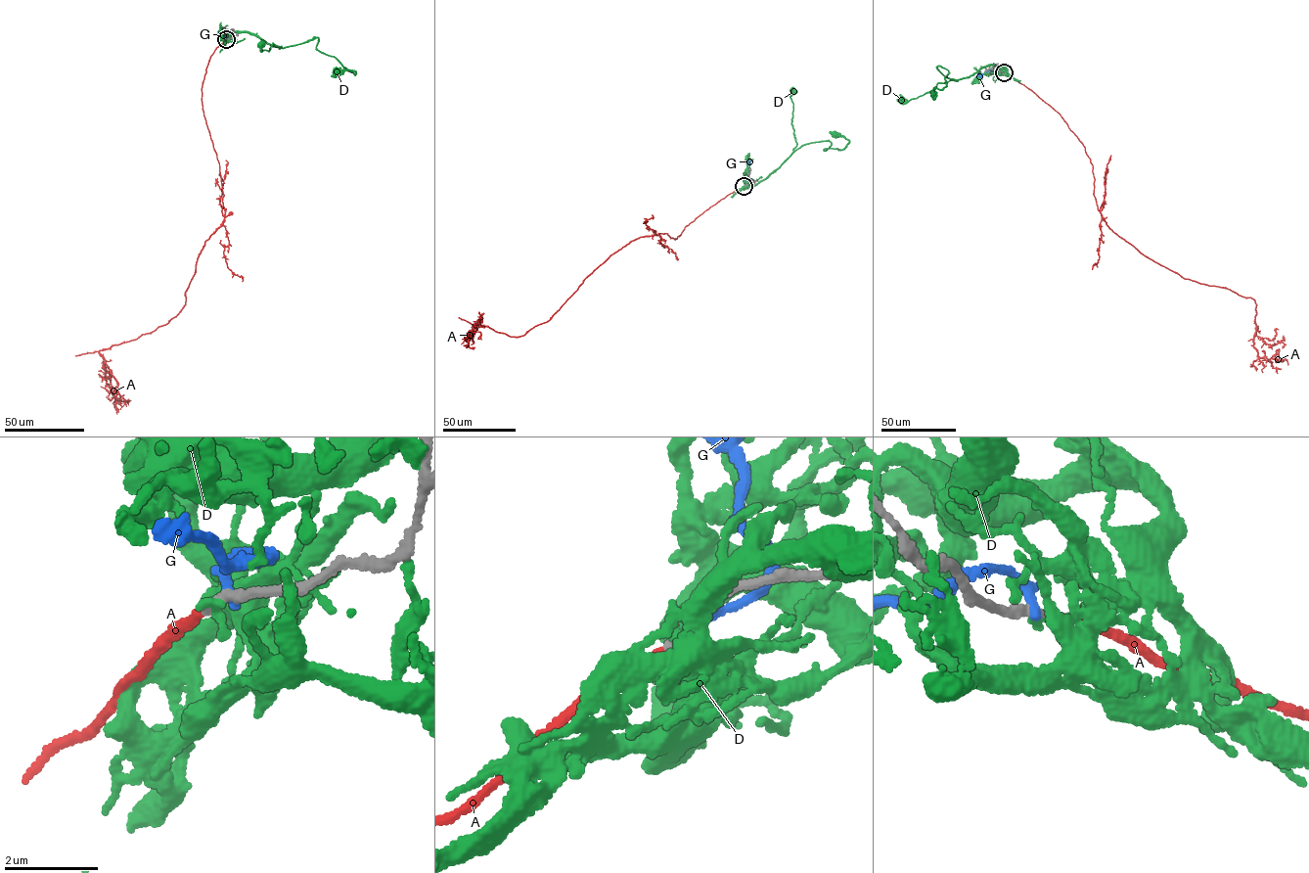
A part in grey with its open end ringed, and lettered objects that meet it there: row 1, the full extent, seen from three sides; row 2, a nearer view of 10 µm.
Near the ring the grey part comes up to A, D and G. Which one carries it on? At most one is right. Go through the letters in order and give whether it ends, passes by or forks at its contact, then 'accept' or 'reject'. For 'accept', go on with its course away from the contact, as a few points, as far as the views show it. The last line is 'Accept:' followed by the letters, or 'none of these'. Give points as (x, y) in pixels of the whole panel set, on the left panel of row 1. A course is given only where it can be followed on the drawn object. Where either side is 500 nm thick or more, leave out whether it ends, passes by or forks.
A: it ends there; accept; it runs (226, 39), (211, 55), (202, 90), (223, 220), (205, 240), (177, 315), (99, 351), (116, 382), (114, 407)
D: it ends there; reject
G: it ends there; reject
Accept: A

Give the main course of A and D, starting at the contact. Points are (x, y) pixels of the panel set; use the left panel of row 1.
A: (226, 39), (211, 55), (202, 90), (223, 220), (205, 240), (177, 315), (99, 351), (116, 382), (114, 407)
D: (226, 39), (235, 32), (247, 32), (279, 49), (281, 46), (272, 43), (268, 51), (260, 48), (261, 44)

